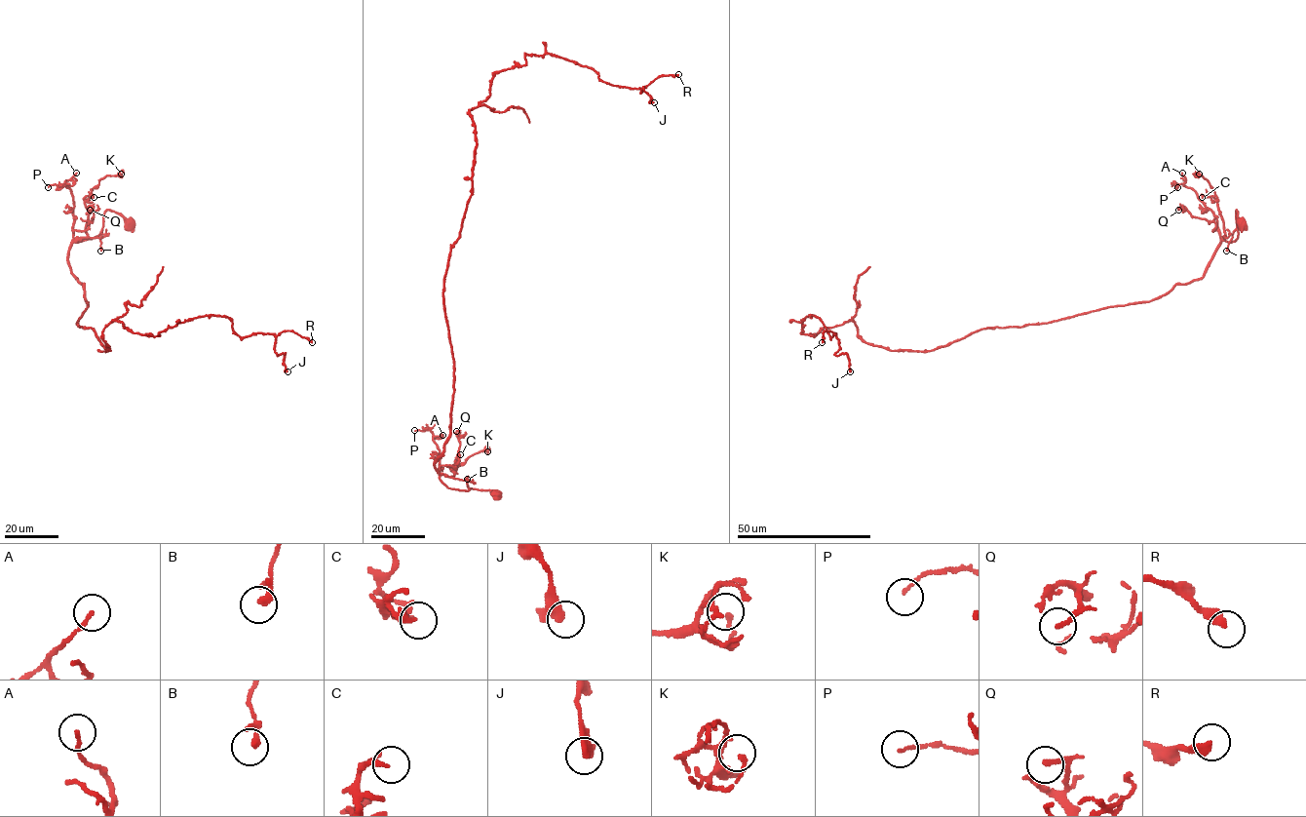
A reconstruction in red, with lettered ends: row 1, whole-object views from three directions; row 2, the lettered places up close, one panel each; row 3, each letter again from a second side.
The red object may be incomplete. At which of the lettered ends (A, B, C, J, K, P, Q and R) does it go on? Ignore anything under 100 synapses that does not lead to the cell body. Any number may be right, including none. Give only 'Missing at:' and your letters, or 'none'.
Missing at: none

